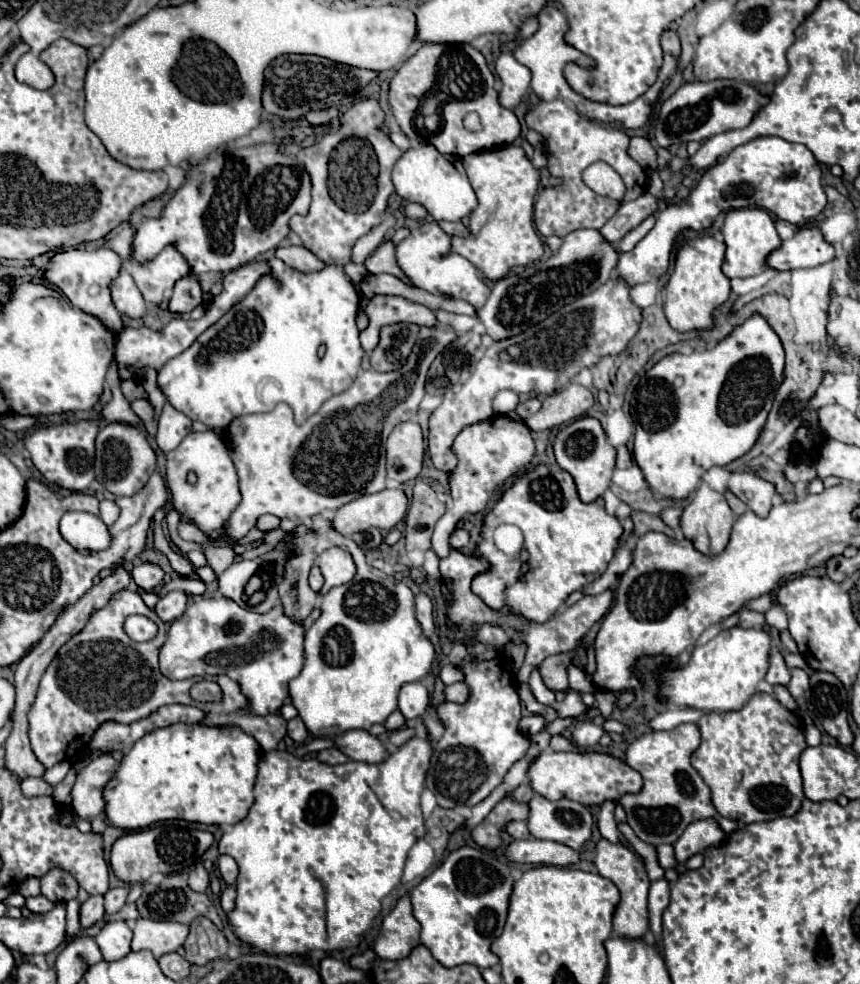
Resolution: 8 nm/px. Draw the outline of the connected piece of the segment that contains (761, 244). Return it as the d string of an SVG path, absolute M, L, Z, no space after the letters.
M761 208L729 212L725 218L725 224L723 224L723 238L725 238L725 246L727 246L723 274L731 280L749 278L749 276L755 276L755 274L761 274L763 270L767 270L769 254L781 246L781 238L775 230L773 218Z

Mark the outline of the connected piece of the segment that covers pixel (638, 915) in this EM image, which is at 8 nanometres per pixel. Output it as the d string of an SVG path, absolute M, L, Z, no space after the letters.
M601 840L597 844L597 854L593 864L597 866L599 874L603 878L609 878L621 892L621 902L613 916L613 932L617 936L629 938L629 940L643 940L649 930L649 916L647 916L647 892L649 892L649 878L645 872L643 862L637 858L635 852L631 852L623 844L613 844L609 840Z

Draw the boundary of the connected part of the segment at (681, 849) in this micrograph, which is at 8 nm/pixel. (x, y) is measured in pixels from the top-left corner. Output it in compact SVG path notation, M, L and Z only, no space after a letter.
M699 820L695 824L689 824L683 836L673 844L675 858L679 864L685 864L691 856L703 852L711 844L719 844L723 840L725 832L717 826L717 822L711 820Z

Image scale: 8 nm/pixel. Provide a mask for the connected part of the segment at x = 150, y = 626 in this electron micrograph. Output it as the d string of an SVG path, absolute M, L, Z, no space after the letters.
M129 616L123 624L127 636L135 642L147 642L151 638L155 638L157 634L157 624L153 620L149 620L147 616Z

